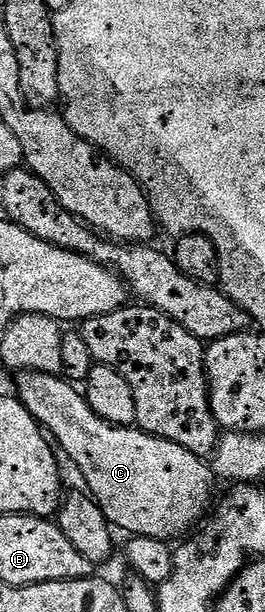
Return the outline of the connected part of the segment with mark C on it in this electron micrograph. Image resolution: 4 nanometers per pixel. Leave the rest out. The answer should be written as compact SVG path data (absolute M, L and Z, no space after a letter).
M23 371L18 377L19 400L29 411L29 415L33 415L33 419L50 434L54 444L60 450L63 448L68 459L79 468L79 473L87 484L86 492L94 497L101 507L108 526L116 530L124 529L127 535L170 542L171 537L182 538L188 531L194 530L197 523L204 520L212 504L211 481L213 482L212 466L204 458L185 451L185 447L177 443L169 443L165 439L149 435L138 427L120 427L101 420L89 407L86 396L80 390L78 393L75 390L78 388L62 376Z

